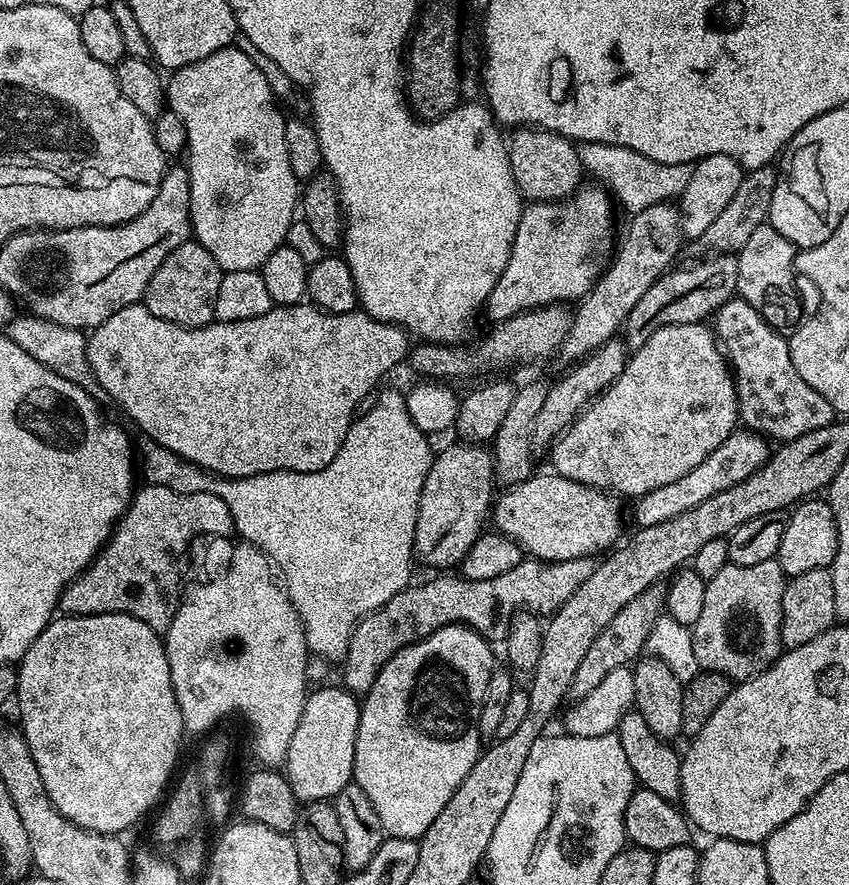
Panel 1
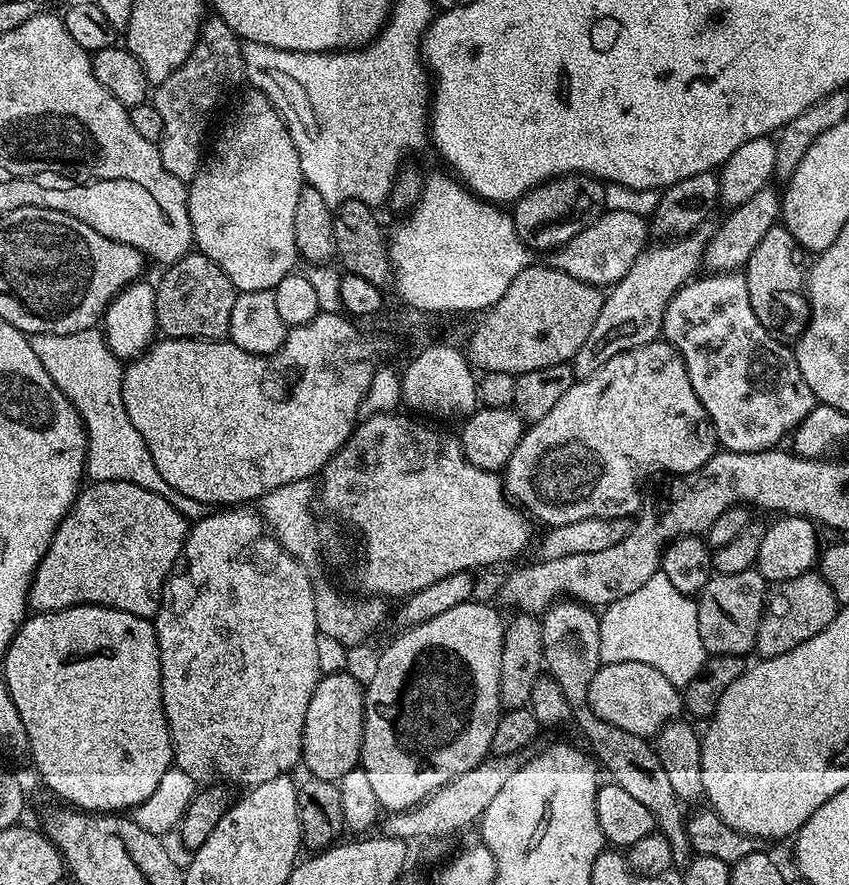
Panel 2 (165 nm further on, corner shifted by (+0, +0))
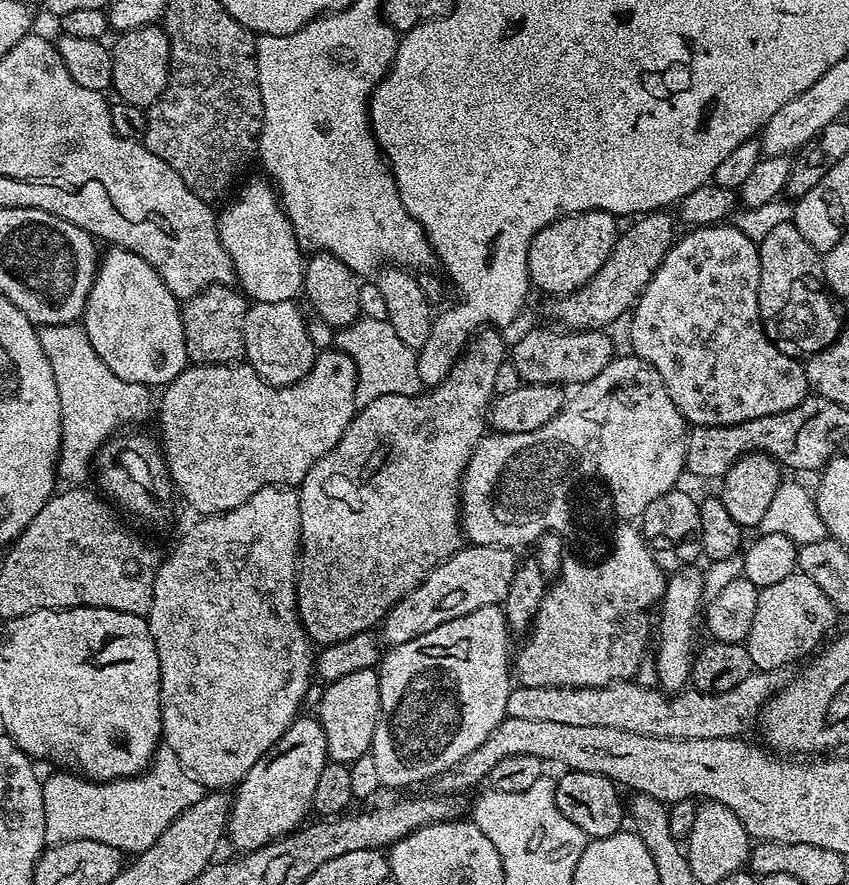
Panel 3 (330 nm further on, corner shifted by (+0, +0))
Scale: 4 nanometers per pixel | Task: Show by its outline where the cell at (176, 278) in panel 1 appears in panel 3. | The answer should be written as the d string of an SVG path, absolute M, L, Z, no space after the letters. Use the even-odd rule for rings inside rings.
M215 284L183 301L180 313L189 361L192 364L234 364L243 361L244 327L249 307L243 291L227 284Z

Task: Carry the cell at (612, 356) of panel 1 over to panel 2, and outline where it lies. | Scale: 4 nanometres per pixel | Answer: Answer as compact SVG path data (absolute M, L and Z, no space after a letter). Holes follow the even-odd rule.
M701 226L686 236L657 243L660 244L657 248L645 247L638 254L630 270L605 295L602 314L598 314L594 330L590 330L586 342L582 342L582 350L578 350L578 354L570 361L573 377L583 378L594 374L602 370L610 358L618 358L618 354L626 350L634 350L661 339L666 306L678 289L701 271L704 251L710 239L709 229L706 229Z

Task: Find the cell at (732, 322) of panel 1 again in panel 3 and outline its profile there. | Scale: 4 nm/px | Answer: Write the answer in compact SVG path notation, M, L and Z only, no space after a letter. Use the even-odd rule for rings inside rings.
M715 223L709 227L693 227L686 231L684 237L673 243L672 249L658 266L658 270L650 278L644 292L631 309L632 325L628 328L628 336L632 339L631 351L640 359L645 360L654 370L658 370L658 378L666 386L674 406L683 414L689 425L695 426L722 426L723 424L741 424L750 422L750 418L766 418L766 414L778 414L782 410L790 410L798 406L810 394L808 386L808 373L805 365L800 364L792 356L787 356L776 343L773 337L764 332L764 323L760 320L760 307L758 306L758 282L760 281L760 249L755 239L747 236L744 228L729 226L727 223Z

